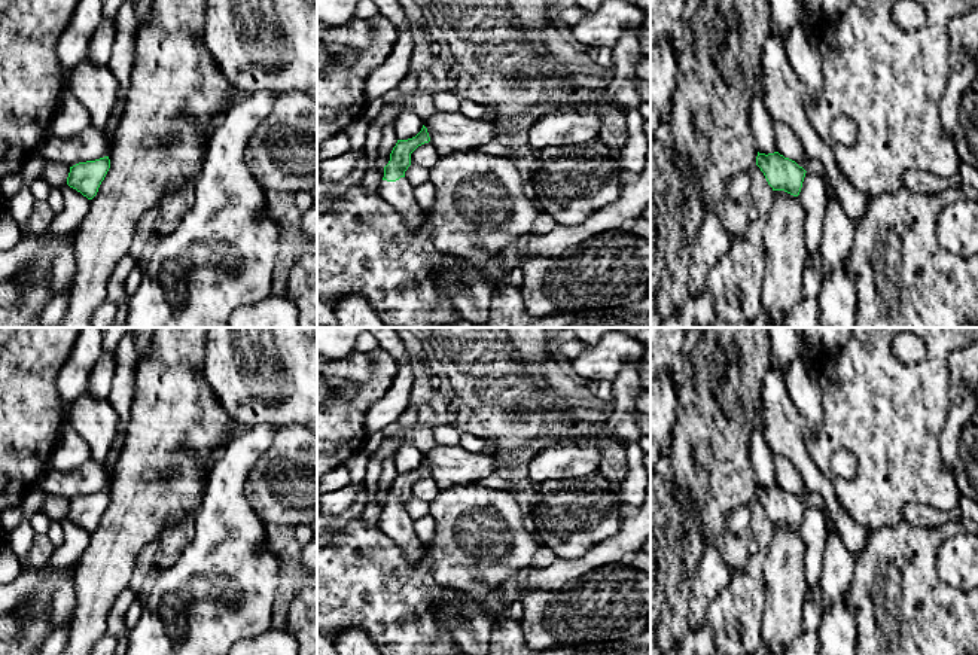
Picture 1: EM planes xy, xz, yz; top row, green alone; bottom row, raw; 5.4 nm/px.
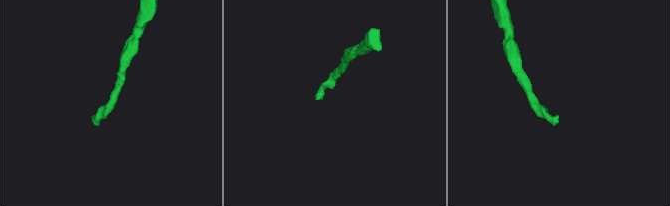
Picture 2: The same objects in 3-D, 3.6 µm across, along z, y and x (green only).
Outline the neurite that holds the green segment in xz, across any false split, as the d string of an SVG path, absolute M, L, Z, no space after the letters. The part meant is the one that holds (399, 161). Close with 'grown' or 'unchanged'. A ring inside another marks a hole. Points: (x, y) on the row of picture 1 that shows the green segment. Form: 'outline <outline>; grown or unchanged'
outline M424 125L415 137L397 140L390 153L390 161L384 167L384 177L378 189L380 196L390 202L412 229L421 225L426 211L415 199L414 188L406 180L405 171L411 165L411 153L429 141L430 137Z; grown

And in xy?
outline M109 156L95 161L79 162L70 167L67 185L80 192L88 199L92 199L97 195L109 168Z; unchanged

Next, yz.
outline M758 152L756 165L773 191L784 191L793 196L799 195L807 171L795 161L784 158L779 152L768 155Z; unchanged

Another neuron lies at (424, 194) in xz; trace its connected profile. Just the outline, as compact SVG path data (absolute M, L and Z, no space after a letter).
M426 180L414 188L414 196L421 208L427 211L435 202L435 186L430 180Z

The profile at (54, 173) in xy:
M37 158L45 164L40 179L45 180L52 189L58 189L68 177L70 167L57 161Z

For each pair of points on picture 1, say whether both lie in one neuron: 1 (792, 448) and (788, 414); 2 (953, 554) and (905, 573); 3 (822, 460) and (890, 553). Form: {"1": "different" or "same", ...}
{"1": "same", "2": "different", "3": "different"}

